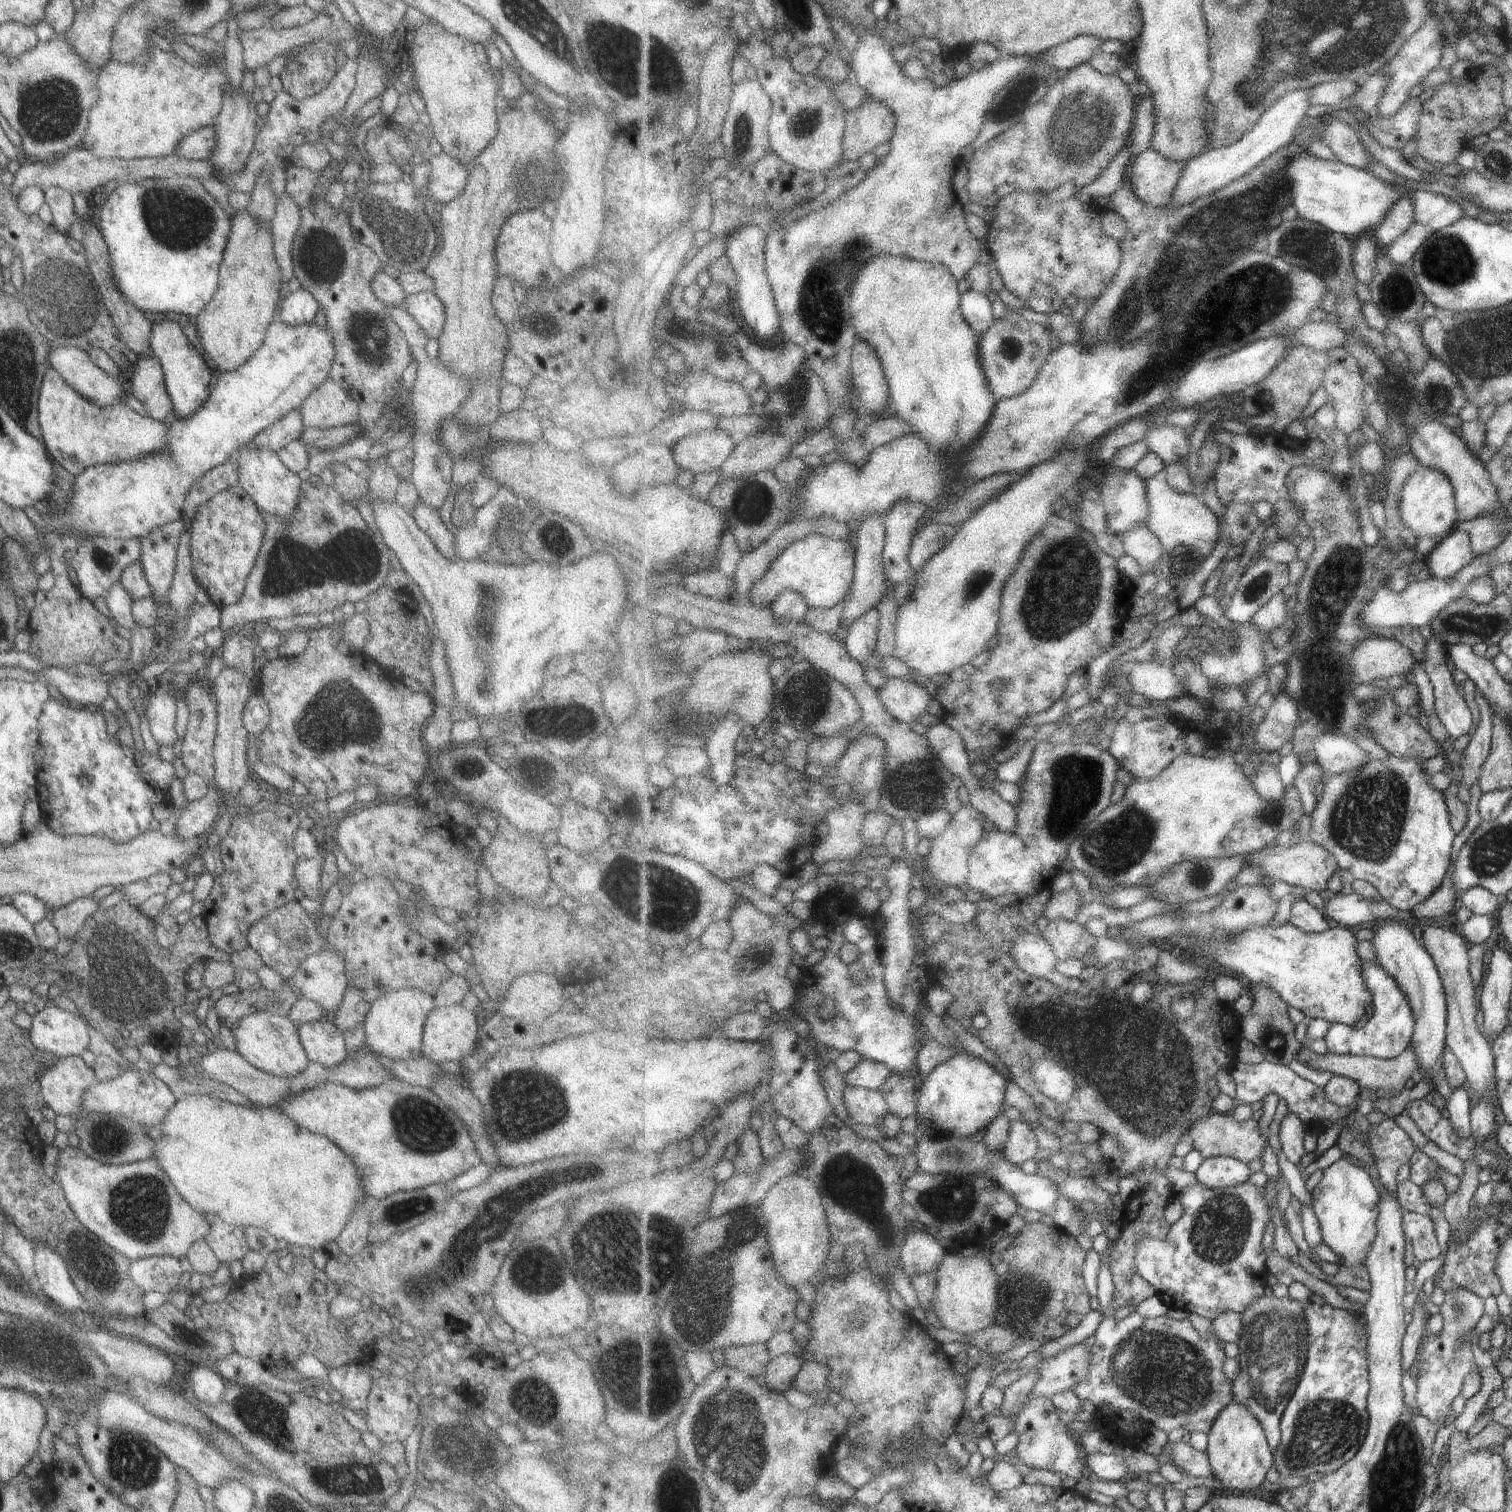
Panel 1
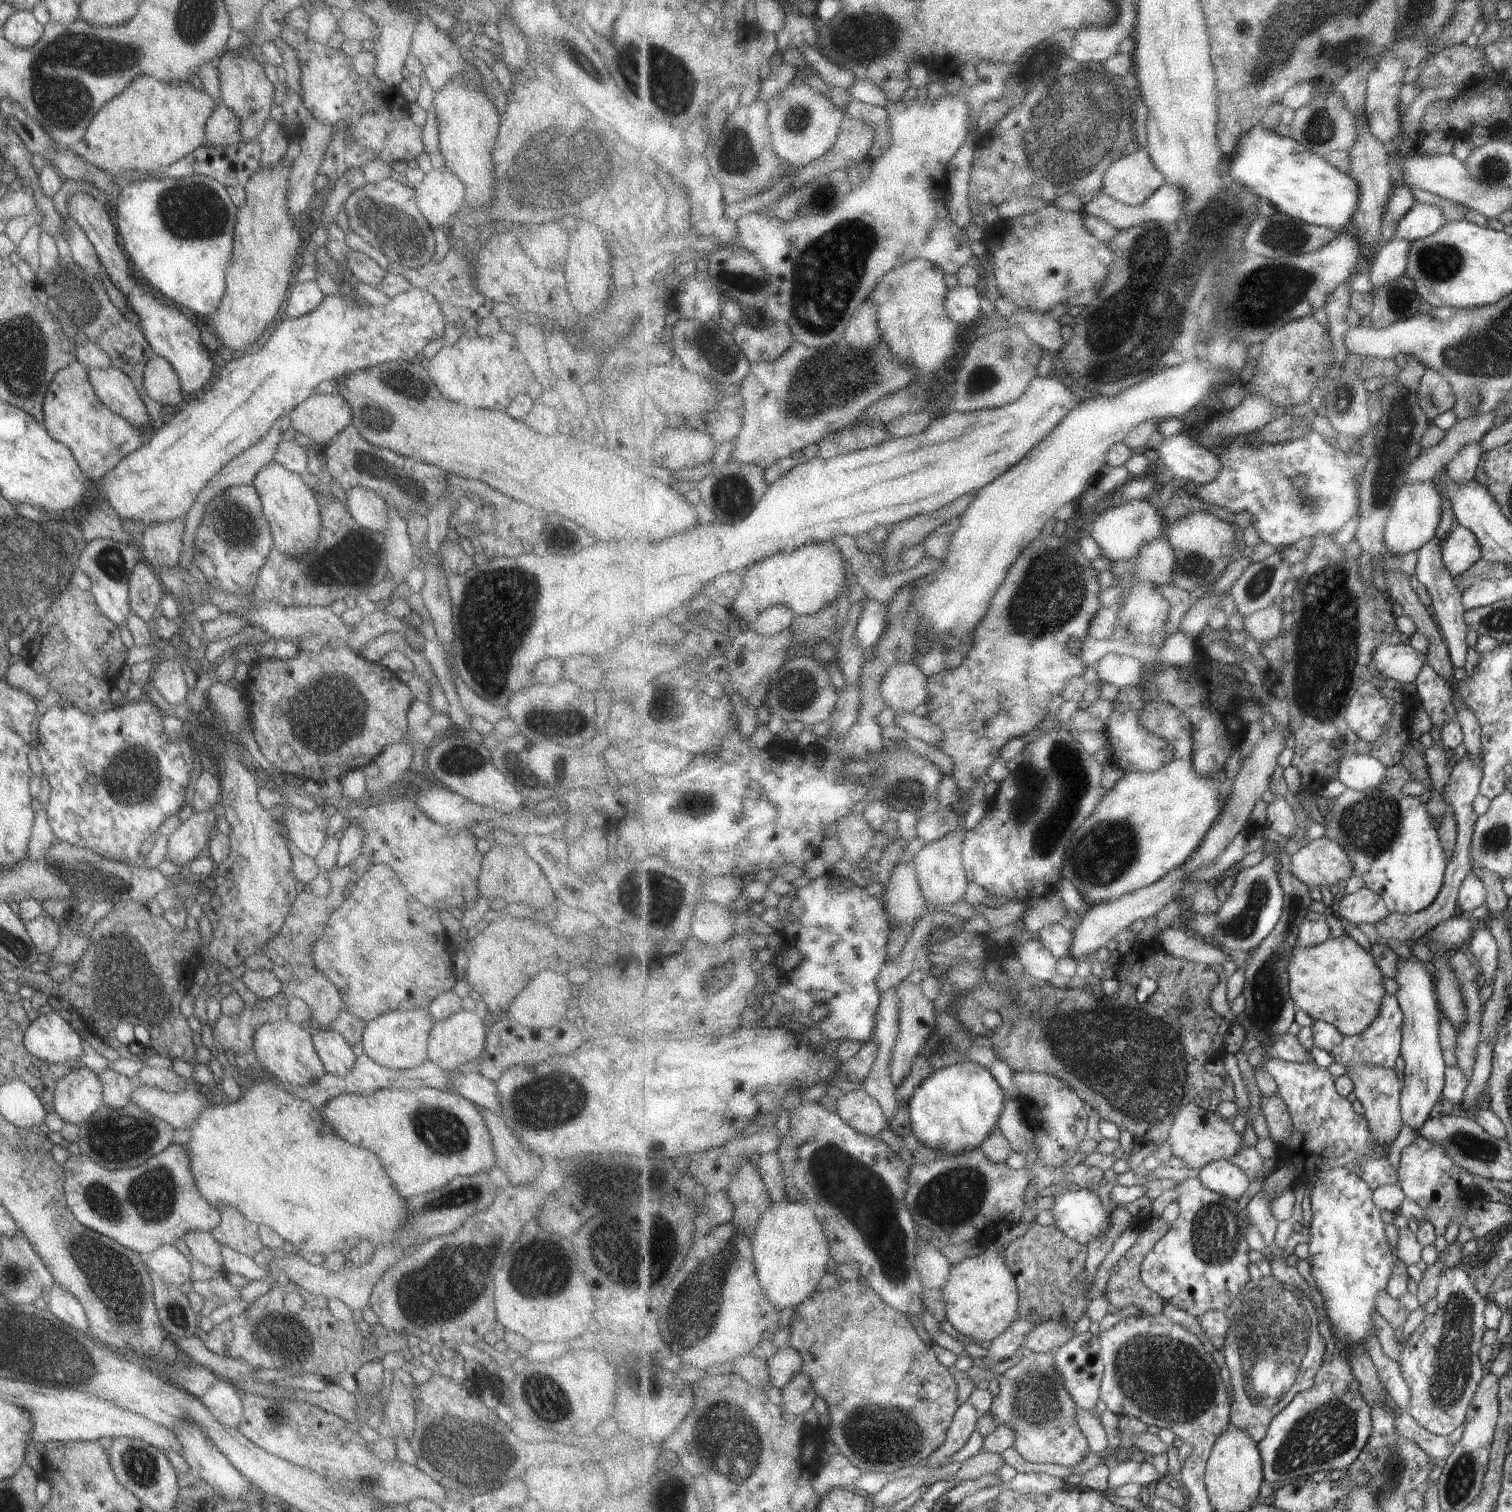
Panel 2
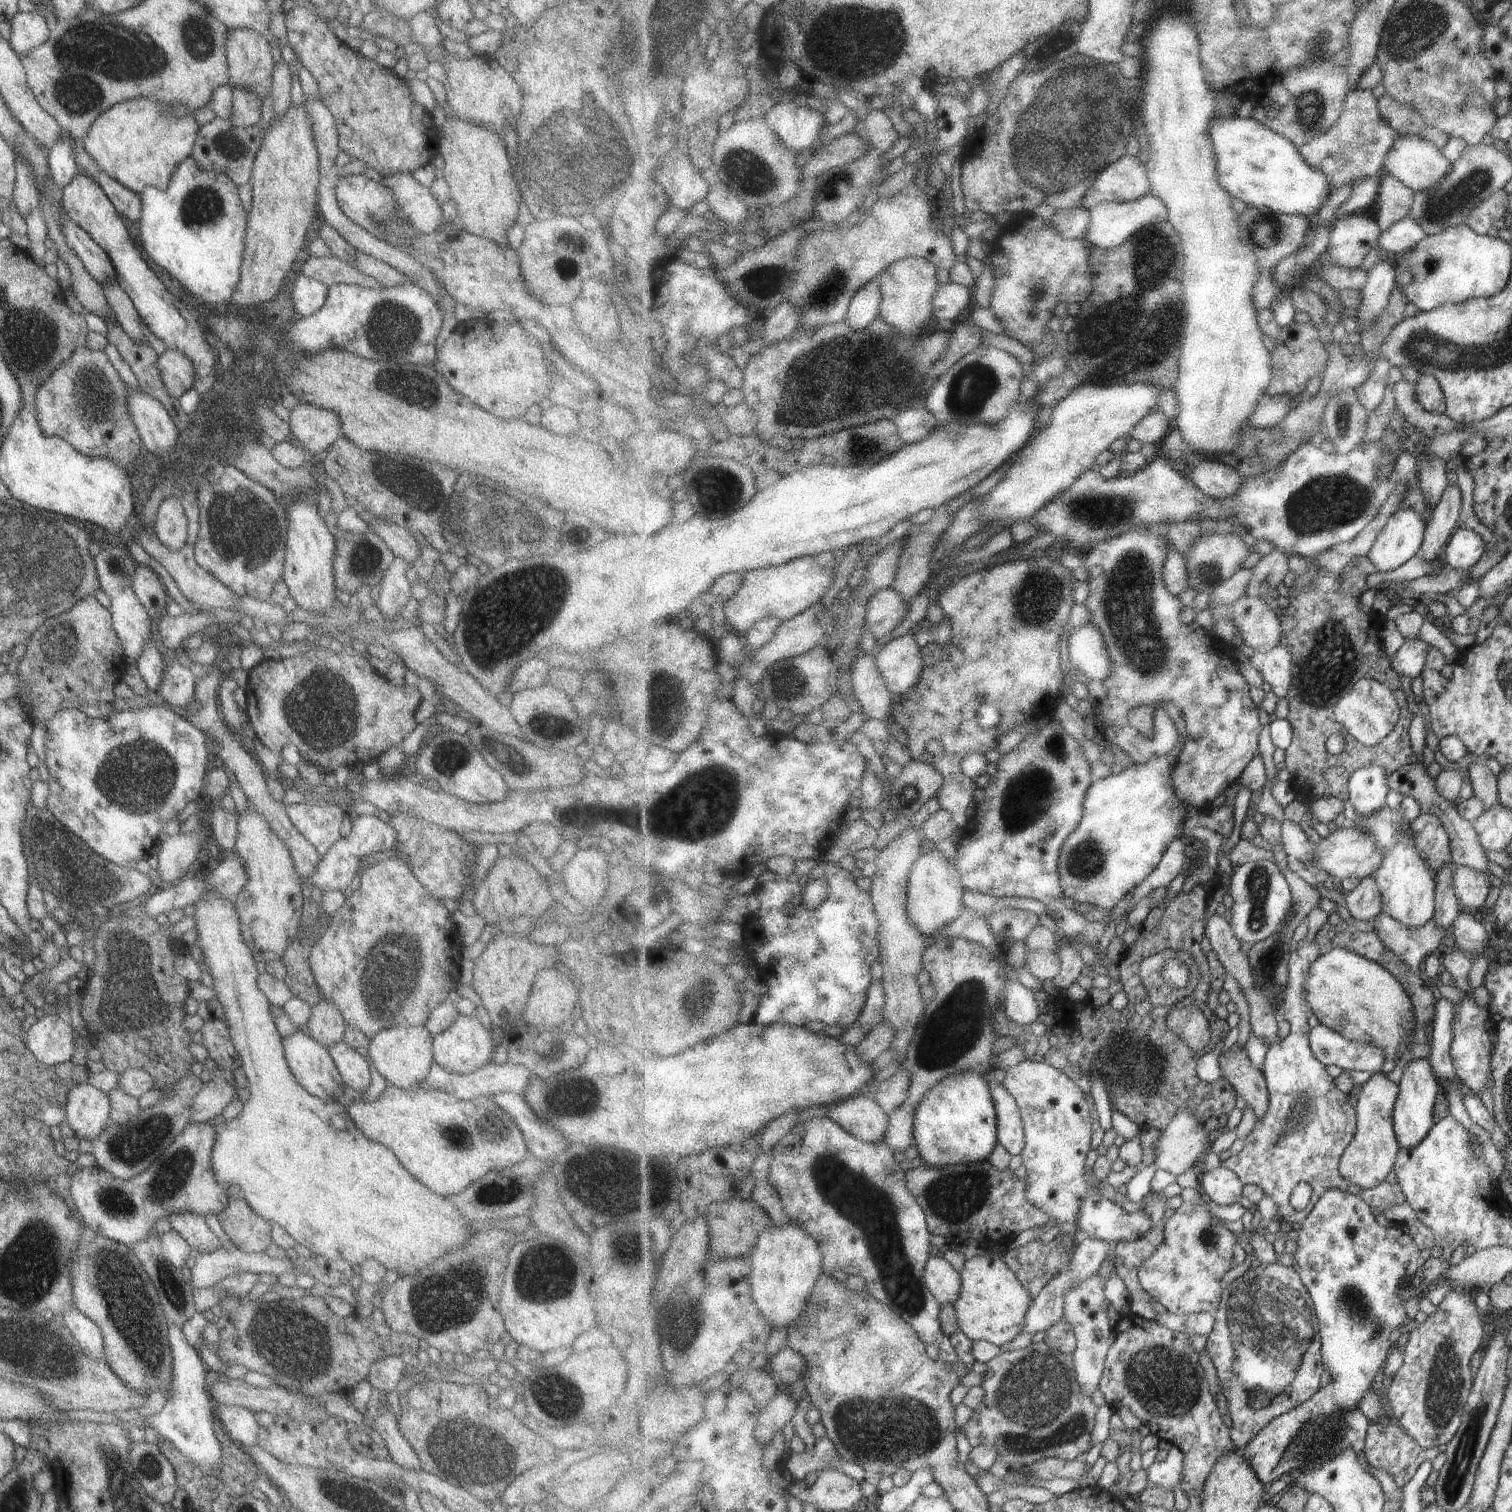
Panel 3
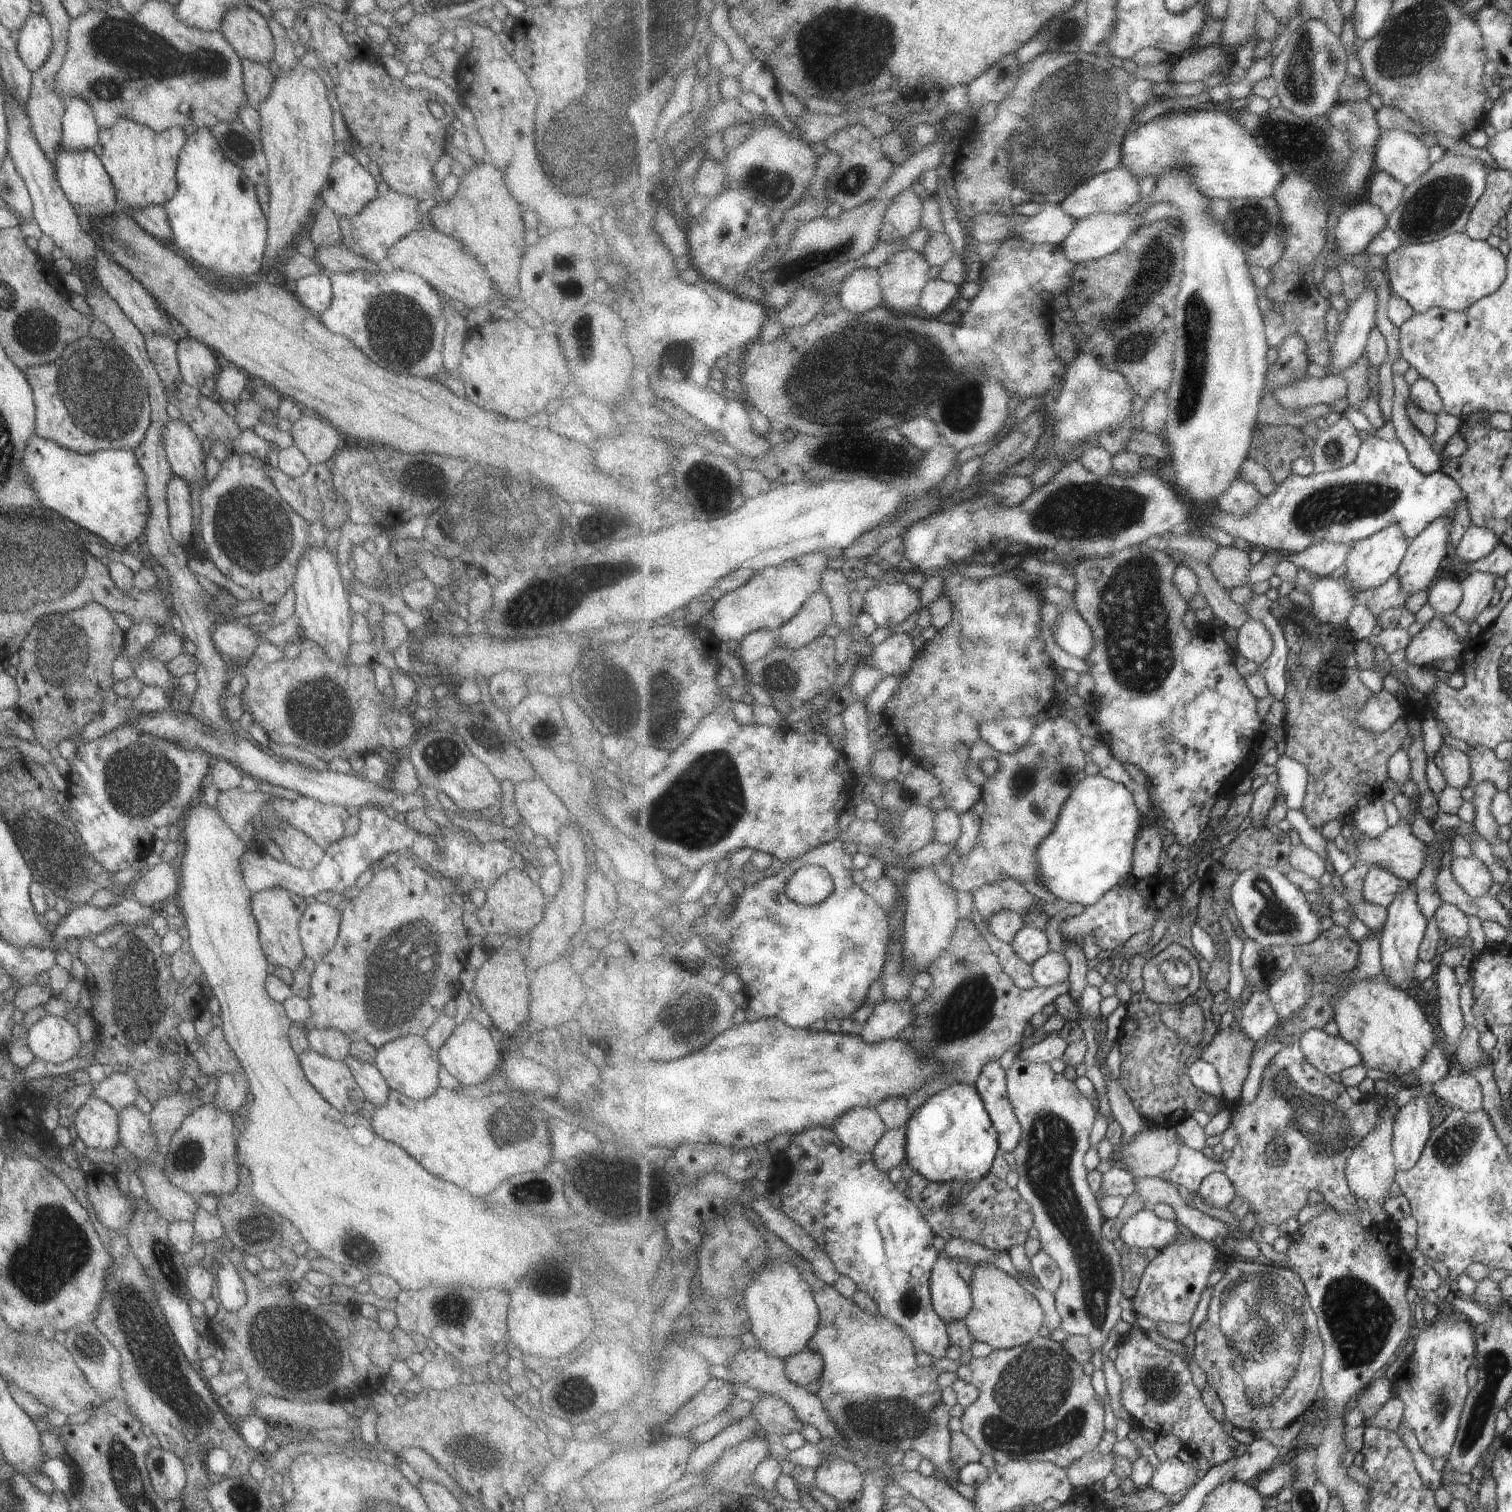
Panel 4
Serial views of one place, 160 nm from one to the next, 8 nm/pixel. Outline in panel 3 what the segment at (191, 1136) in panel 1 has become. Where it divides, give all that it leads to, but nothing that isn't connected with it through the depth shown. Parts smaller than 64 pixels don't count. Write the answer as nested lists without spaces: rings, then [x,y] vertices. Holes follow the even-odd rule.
[[[205,894],[194,906],[195,944],[199,946],[200,959],[211,976],[210,988],[222,1006],[223,1022],[250,1091],[236,1118],[214,1128],[216,1133],[210,1152],[210,1167],[216,1181],[225,1187],[233,1183],[257,1216],[278,1224],[296,1244],[305,1246],[312,1256],[345,1260],[351,1269],[361,1266],[365,1258],[371,1258],[385,1270],[395,1270],[397,1276],[408,1276],[445,1252],[461,1248],[472,1235],[469,1230],[477,1226],[463,1220],[453,1204],[417,1184],[413,1176],[401,1168],[391,1151],[367,1140],[347,1116],[346,1105],[335,1101],[326,1103],[303,1090],[294,1080],[284,1057],[282,1036],[269,1012],[270,1004],[257,988],[256,960],[247,944],[241,942],[239,920],[233,912],[231,900],[217,894]]]

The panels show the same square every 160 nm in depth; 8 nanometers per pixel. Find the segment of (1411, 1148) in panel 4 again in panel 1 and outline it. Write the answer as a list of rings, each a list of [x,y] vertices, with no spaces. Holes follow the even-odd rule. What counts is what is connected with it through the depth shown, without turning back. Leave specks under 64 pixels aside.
[[[1385,920],[1376,924],[1374,928],[1372,945],[1375,947],[1377,961],[1388,969],[1389,974],[1395,976],[1397,984],[1407,992],[1409,1004],[1413,1004],[1416,1013],[1416,1031],[1413,1034],[1413,1050],[1421,1062],[1421,1071],[1424,1078],[1432,1080],[1434,1089],[1449,1100],[1453,1088],[1445,1076],[1444,1055],[1447,1048],[1446,1038],[1448,1032],[1448,997],[1441,979],[1440,969],[1428,949],[1413,936],[1412,928],[1397,920]]]

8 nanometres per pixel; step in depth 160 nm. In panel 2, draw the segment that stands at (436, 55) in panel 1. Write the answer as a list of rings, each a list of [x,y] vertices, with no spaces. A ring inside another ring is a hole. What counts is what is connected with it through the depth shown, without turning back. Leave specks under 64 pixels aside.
[[[463,56],[463,70],[457,76],[451,76],[437,92],[433,94],[431,109],[437,122],[437,148],[443,156],[444,168],[463,184],[465,206],[479,210],[489,202],[493,194],[493,166],[489,152],[497,136],[499,115],[491,100],[477,86],[479,72],[471,61]]]

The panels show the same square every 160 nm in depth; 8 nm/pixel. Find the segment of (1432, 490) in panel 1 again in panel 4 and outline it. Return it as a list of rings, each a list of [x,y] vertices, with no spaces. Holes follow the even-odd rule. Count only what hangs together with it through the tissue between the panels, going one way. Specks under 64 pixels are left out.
[[[1392,524],[1368,539],[1358,540],[1352,544],[1346,556],[1347,570],[1344,577],[1353,583],[1357,591],[1370,591],[1383,586],[1400,570],[1410,542],[1411,539],[1408,538],[1400,524]]]

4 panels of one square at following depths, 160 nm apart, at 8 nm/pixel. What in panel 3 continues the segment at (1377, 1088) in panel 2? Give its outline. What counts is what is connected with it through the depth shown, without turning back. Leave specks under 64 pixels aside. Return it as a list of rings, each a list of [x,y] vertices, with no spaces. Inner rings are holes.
[[[1382,1071],[1374,1073],[1359,1090],[1356,1106],[1358,1117],[1356,1137],[1345,1150],[1340,1162],[1340,1172],[1345,1180],[1356,1184],[1362,1190],[1375,1188],[1387,1180],[1391,1170],[1396,1167],[1401,1149],[1394,1122],[1394,1112],[1400,1097],[1400,1085],[1389,1080],[1386,1074],[1387,1072]]]

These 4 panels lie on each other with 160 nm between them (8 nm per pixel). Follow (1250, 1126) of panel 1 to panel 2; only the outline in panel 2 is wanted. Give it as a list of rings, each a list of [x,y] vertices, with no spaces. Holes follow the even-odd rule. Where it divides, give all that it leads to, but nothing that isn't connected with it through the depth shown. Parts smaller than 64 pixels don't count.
[[[1186,1105],[1177,1114],[1168,1140],[1172,1156],[1181,1158],[1187,1167],[1192,1169],[1203,1168],[1215,1160],[1231,1159],[1237,1156],[1245,1148],[1243,1132],[1237,1132],[1231,1123],[1231,1120],[1221,1118],[1218,1113],[1207,1112],[1200,1105]]]

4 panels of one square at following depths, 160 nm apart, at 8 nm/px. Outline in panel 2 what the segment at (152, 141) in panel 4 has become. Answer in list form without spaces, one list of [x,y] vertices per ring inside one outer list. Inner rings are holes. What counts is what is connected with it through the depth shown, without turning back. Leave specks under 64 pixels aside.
[[[139,74],[135,76],[117,96],[105,102],[89,120],[81,140],[68,149],[97,168],[105,168],[111,174],[123,172],[145,172],[149,174],[155,168],[165,168],[180,160],[202,144],[204,127],[209,114],[215,110],[215,102],[203,88],[198,90],[185,80],[161,82],[153,76]]]

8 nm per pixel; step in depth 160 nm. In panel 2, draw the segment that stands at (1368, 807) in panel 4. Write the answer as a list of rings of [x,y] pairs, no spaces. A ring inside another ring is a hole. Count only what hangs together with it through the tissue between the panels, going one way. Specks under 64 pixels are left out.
[[[1351,754],[1339,762],[1339,780],[1355,791],[1376,790],[1387,778],[1387,768],[1377,758]]]

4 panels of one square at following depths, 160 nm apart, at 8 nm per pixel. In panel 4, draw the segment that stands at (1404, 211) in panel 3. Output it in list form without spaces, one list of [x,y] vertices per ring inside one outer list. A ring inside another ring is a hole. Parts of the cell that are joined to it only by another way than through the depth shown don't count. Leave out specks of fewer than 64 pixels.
[[[1376,170],[1373,172],[1368,184],[1369,201],[1381,207],[1387,216],[1399,207],[1404,198],[1406,184],[1388,172]]]

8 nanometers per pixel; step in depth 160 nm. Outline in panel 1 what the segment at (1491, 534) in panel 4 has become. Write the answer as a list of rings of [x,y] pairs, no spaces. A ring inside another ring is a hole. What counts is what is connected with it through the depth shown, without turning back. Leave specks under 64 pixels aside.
[[[1456,529],[1440,542],[1425,562],[1431,577],[1449,580],[1468,567],[1474,556],[1472,541],[1467,532]]]

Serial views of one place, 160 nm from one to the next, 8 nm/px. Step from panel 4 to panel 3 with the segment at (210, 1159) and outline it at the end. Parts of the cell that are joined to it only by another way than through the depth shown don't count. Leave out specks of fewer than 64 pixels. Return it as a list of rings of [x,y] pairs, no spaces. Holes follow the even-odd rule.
[[[209,1123],[203,1124],[187,1124],[171,1144],[157,1156],[156,1160],[149,1168],[145,1168],[143,1172],[121,1180],[108,1174],[105,1170],[100,1170],[97,1166],[89,1166],[89,1168],[76,1169],[69,1176],[69,1200],[74,1212],[82,1224],[101,1237],[113,1240],[121,1245],[131,1246],[145,1240],[151,1232],[154,1231],[156,1220],[166,1219],[167,1216],[179,1214],[179,1212],[189,1212],[204,1218],[206,1214],[217,1214],[222,1208],[225,1208],[227,1195],[226,1187],[216,1181],[212,1168],[210,1167],[210,1152],[214,1145],[216,1130]]]

